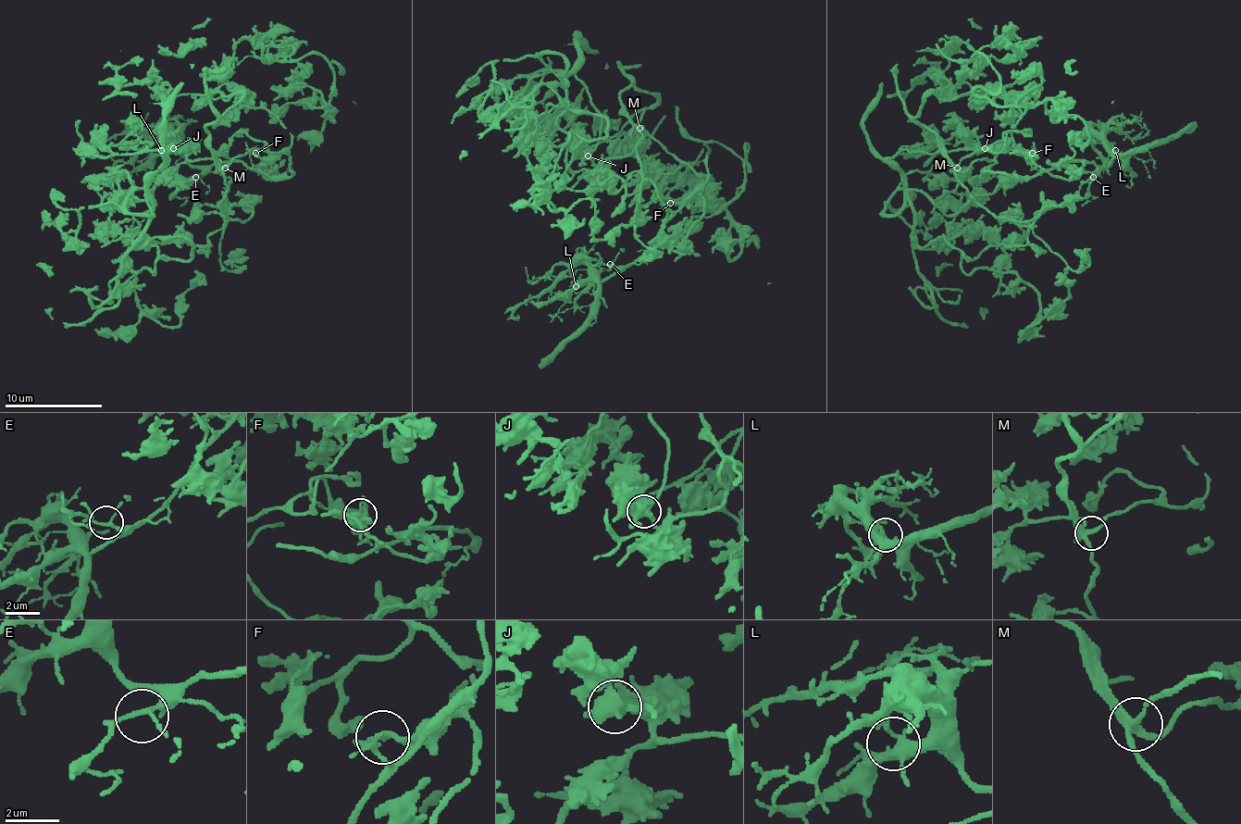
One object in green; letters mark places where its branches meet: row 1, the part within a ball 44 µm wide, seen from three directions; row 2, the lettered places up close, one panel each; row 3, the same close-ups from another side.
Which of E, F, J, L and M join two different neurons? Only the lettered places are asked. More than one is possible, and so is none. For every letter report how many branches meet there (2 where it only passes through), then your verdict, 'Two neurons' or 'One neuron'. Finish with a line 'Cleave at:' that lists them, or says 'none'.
E: Branches: 4. One neuron
F: Branches: 4. Two neurons
J: Branches: 4. One neuron
L: Branches: 5. One neuron
M: Branches: 4. One neuron
Cleave at: F

